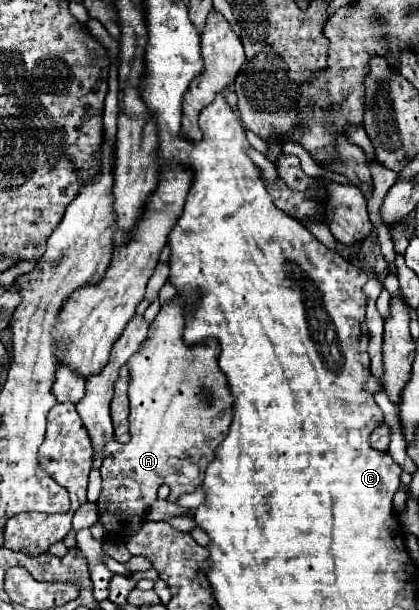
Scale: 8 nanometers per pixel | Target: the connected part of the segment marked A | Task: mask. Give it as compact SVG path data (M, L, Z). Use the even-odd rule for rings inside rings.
M174 296L172 300L164 302L158 316L154 318L154 322L150 324L150 330L148 330L148 336L144 340L144 344L138 348L138 352L134 352L128 360L128 370L130 370L130 386L128 386L128 396L130 396L130 434L132 434L132 440L128 444L120 444L116 440L112 440L110 444L106 444L106 458L102 462L102 468L100 468L100 474L102 477L102 490L100 492L100 498L98 498L98 522L104 526L104 532L106 532L106 538L110 540L120 540L120 542L126 542L126 538L134 536L142 524L146 522L146 510L158 500L158 488L162 484L168 484L170 486L170 496L168 496L168 502L176 502L182 494L188 494L188 492L194 492L202 480L204 480L205 470L208 464L213 460L216 446L224 440L224 436L228 434L228 428L230 428L230 422L232 422L232 396L228 392L228 382L224 380L224 374L220 372L218 368L218 357L220 356L220 348L200 348L202 344L196 344L196 348L186 348L184 344L184 308L180 308L180 296ZM200 388L208 388L208 392L212 392L212 404L204 404L202 402L202 396L200 396ZM190 462L196 462L200 468L189 468Z

